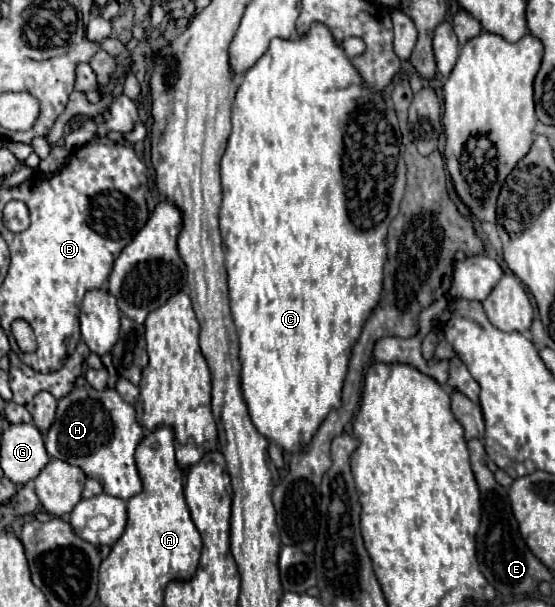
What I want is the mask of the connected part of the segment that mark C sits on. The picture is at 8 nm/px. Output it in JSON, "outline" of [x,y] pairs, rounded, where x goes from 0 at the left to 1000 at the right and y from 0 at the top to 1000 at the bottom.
{"outline":[[[564,36],[560,46],[532,63],[510,66],[492,63],[485,82],[438,122],[427,158],[416,181],[420,214],[413,224],[413,237],[405,254],[398,257],[398,310],[402,333],[395,349],[398,389],[405,405],[405,442],[413,455],[413,491],[416,491],[416,517],[427,537],[431,554],[431,593],[434,593],[434,636],[438,652],[449,669],[452,692],[459,705],[485,725],[499,728],[517,745],[539,745],[546,731],[560,728],[560,718],[571,712],[575,699],[586,685],[614,669],[614,639],[625,616],[625,596],[632,586],[632,573],[647,557],[654,534],[683,498],[686,468],[690,468],[690,438],[697,425],[697,376],[705,362],[715,356],[719,333],[726,326],[730,300],[733,300],[733,273],[723,254],[723,217],[712,178],[694,161],[690,152],[668,148],[650,122],[632,105],[618,76],[600,63],[596,49]]]}

